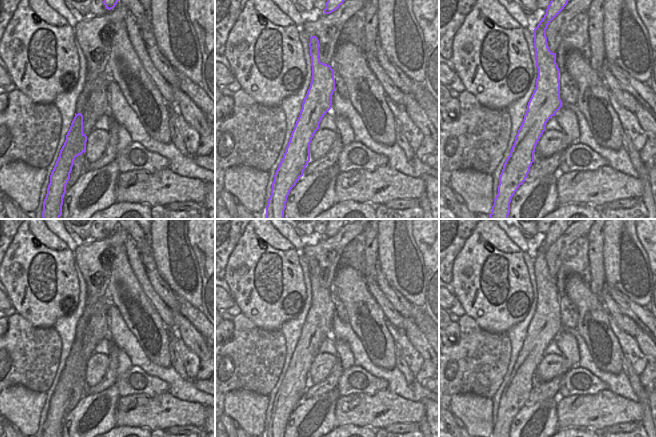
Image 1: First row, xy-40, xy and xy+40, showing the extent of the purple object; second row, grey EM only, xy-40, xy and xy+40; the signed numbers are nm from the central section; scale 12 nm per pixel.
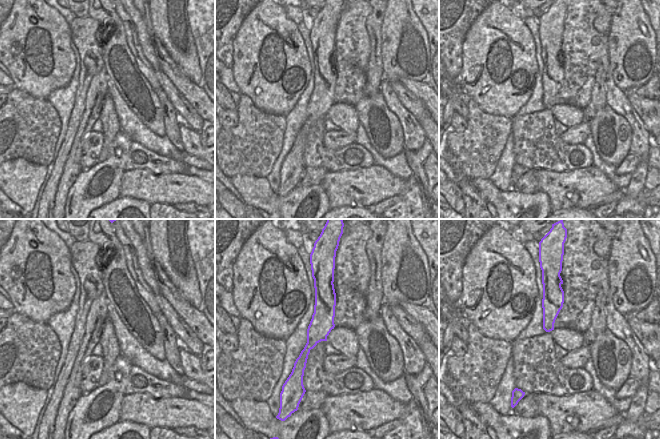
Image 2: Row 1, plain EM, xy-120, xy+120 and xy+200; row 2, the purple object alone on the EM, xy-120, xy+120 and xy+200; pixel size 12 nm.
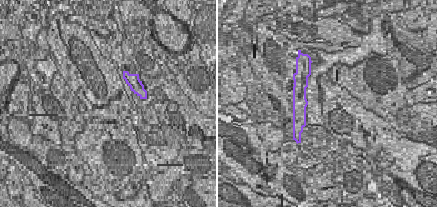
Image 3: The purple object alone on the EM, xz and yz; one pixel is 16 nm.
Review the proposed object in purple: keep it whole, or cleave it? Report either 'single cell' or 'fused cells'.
single cell

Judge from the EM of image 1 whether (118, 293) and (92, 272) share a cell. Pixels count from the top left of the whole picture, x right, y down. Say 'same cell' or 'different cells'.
different cells

